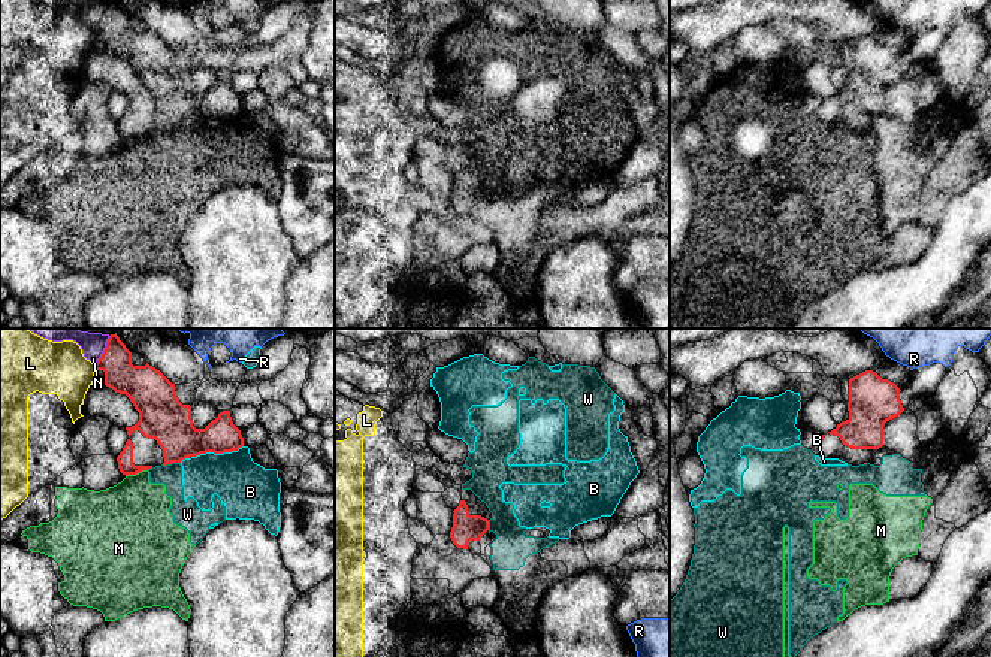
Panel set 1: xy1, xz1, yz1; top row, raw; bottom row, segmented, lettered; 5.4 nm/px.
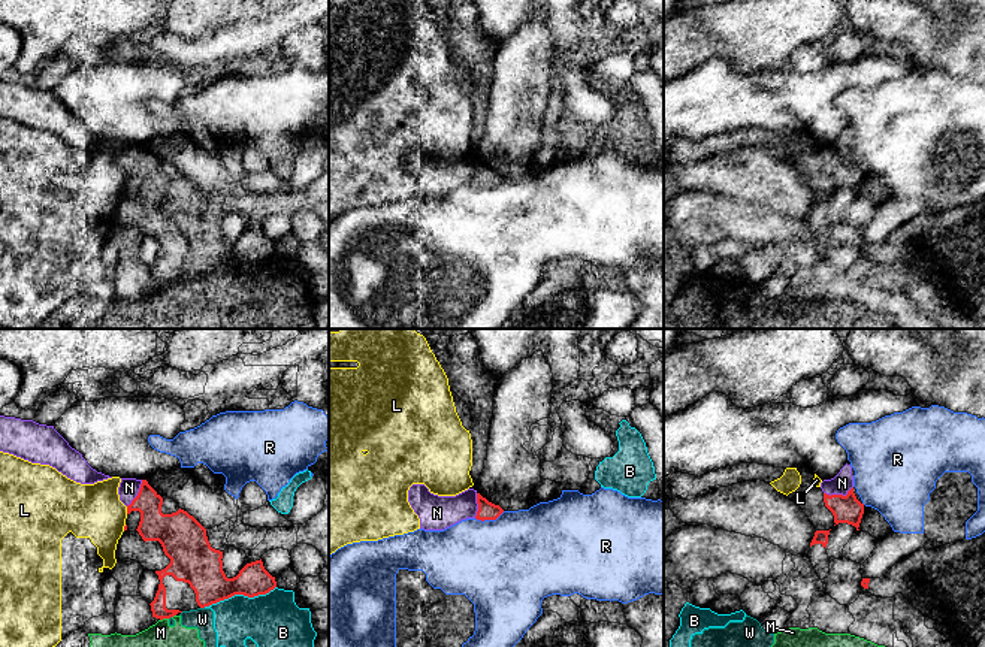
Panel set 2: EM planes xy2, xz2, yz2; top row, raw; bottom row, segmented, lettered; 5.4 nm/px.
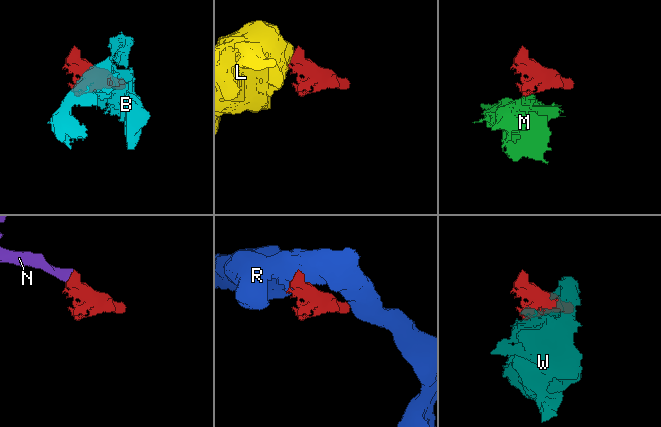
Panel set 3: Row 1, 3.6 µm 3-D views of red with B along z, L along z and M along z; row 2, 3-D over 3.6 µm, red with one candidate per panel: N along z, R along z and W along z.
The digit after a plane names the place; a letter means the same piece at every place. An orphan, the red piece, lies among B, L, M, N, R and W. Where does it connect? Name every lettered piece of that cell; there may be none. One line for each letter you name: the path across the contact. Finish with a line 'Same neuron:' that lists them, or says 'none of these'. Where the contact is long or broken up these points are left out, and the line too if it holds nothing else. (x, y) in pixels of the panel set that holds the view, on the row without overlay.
N: Path across: yz2 (848, 174), (839, 160), (842, 148)
Same neuron: N

